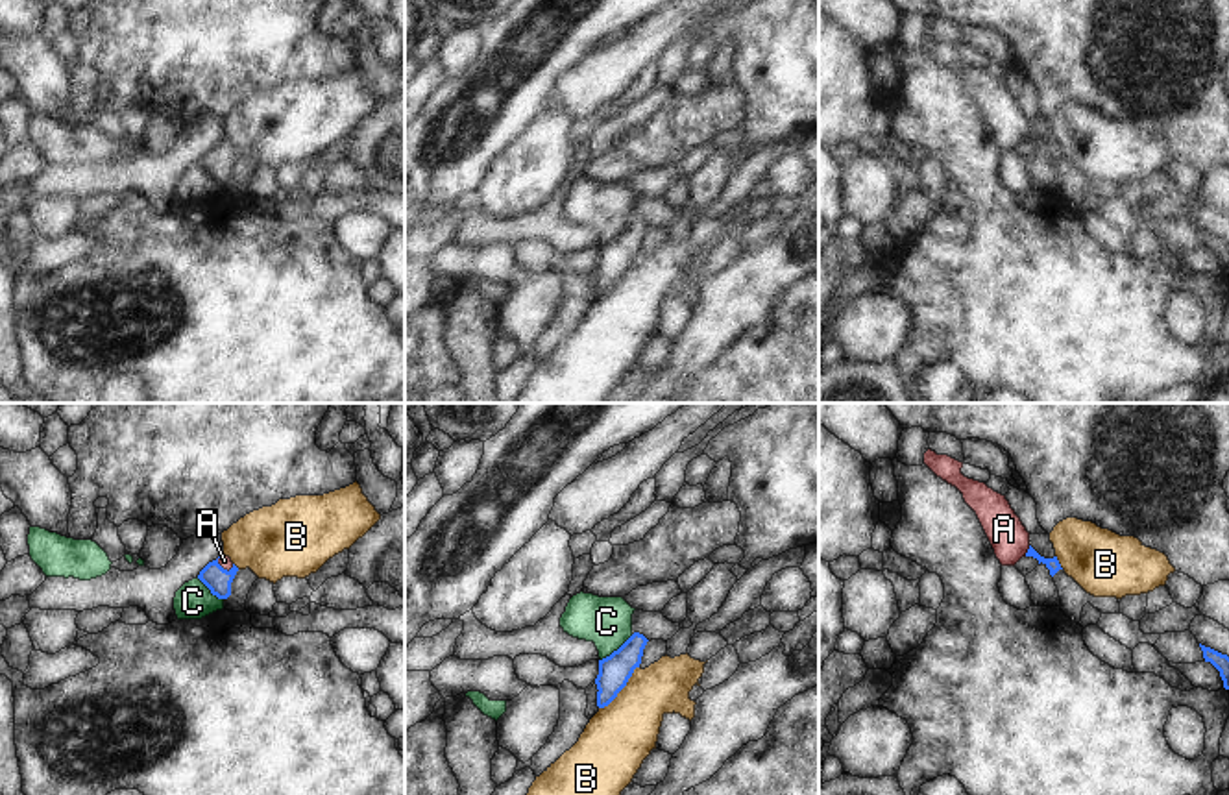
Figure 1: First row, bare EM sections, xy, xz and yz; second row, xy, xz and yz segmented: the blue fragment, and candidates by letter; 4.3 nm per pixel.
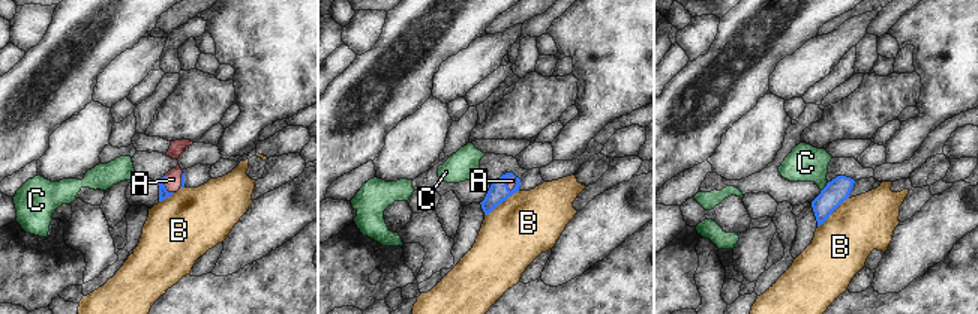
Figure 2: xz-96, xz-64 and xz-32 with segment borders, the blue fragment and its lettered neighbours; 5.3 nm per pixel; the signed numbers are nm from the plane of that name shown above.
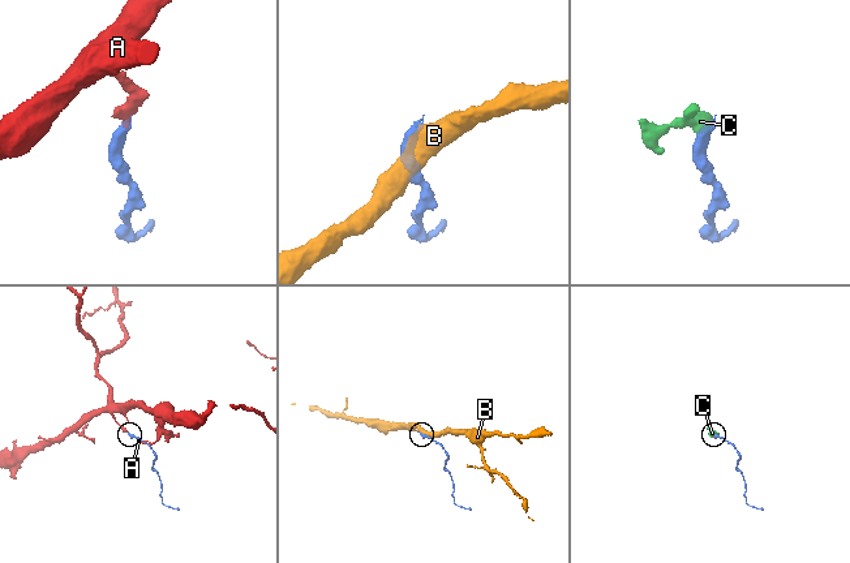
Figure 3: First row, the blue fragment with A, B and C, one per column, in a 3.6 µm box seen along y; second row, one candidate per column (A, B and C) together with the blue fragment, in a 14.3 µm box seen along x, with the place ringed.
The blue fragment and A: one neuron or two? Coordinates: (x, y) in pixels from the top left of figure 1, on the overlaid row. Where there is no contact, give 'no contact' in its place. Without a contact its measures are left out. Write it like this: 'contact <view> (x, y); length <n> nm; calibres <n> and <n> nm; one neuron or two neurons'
contact yz (1028, 551); length 50 nm; calibres 60 and 160 nm; one neuron

